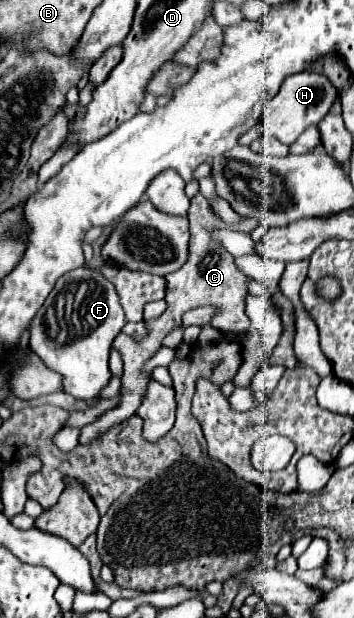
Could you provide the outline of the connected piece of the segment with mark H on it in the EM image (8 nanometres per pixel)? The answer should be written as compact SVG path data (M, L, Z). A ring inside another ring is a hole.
M298 72L294 76L288 76L280 92L266 102L264 112L262 112L262 122L264 122L264 134L276 136L282 144L292 144L308 126L318 126L318 122L328 114L332 108L334 100L338 98L338 90L332 86L332 82L318 72Z

